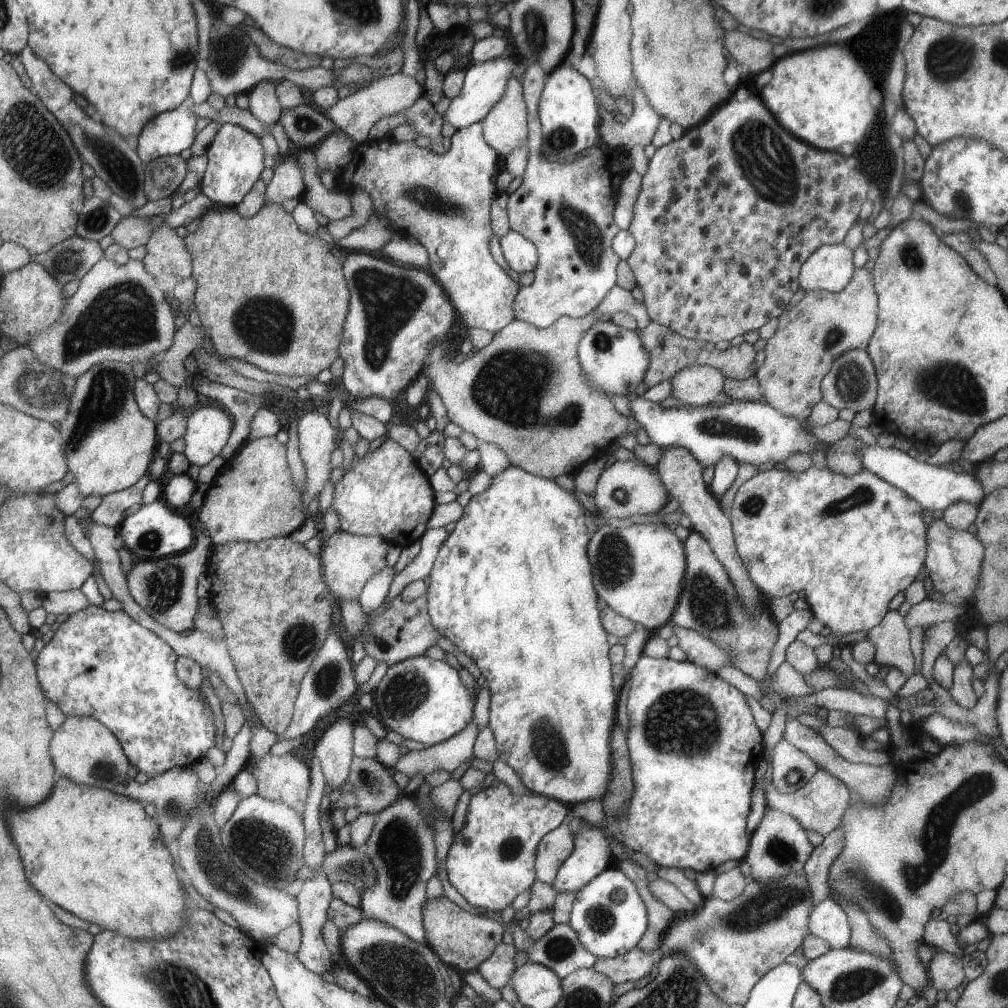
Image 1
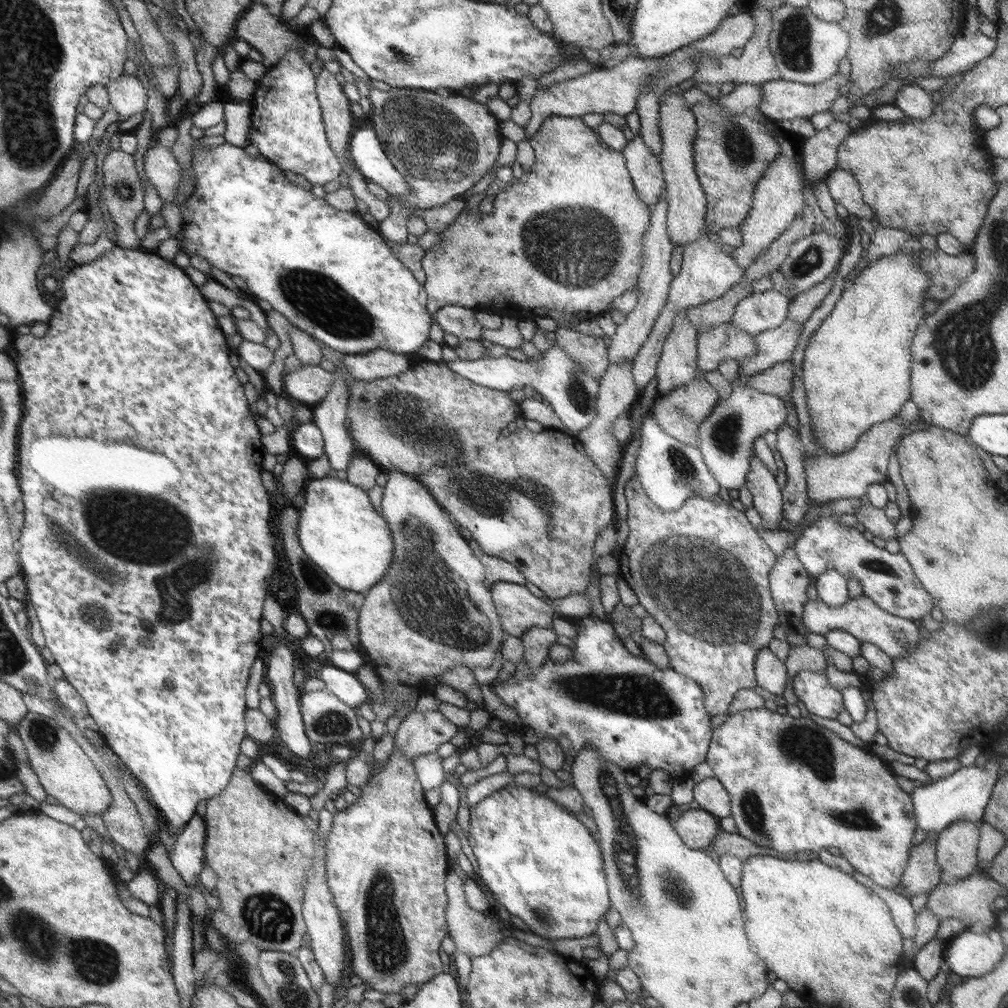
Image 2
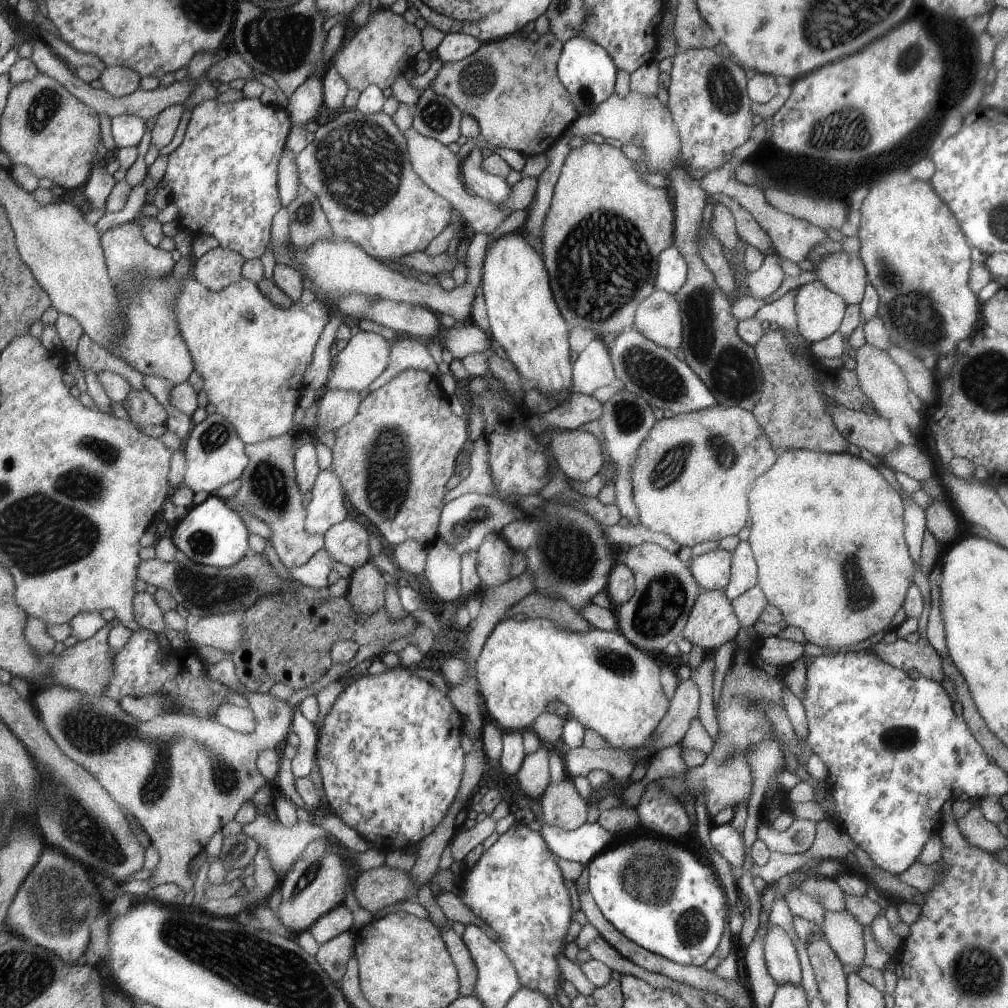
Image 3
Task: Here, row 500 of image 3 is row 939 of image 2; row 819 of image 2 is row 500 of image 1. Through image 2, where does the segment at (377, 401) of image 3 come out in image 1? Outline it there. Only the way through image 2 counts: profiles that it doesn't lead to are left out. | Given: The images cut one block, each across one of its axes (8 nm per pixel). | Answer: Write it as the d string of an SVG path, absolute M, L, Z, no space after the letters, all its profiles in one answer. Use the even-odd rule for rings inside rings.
M389 438L362 458L354 456L351 464L342 479L334 484L331 507L337 512L341 530L358 536L381 536L402 548L422 538L434 510L434 492L426 473L410 454Z

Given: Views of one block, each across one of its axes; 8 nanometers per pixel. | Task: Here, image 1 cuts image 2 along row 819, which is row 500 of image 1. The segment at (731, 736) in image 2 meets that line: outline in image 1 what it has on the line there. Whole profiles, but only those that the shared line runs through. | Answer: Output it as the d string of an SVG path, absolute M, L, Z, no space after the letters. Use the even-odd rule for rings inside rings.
M828 465L810 466L804 472L792 472L784 467L774 466L770 470L755 474L738 488L732 508L730 508L729 519L738 554L759 592L768 598L778 598L786 597L794 591L804 590L804 598L814 614L814 619L822 622L826 628L830 628L832 634L836 634L836 636L844 636L844 634L856 632L856 630L870 631L871 628L874 628L887 615L888 602L900 590L910 587L914 583L916 574L922 570L922 566L925 566L926 526L924 526L924 518L922 518L922 506L903 490L896 488L896 485L890 484L883 477L876 476L864 468L862 472L858 472L854 476L844 476L844 474L830 470Z

